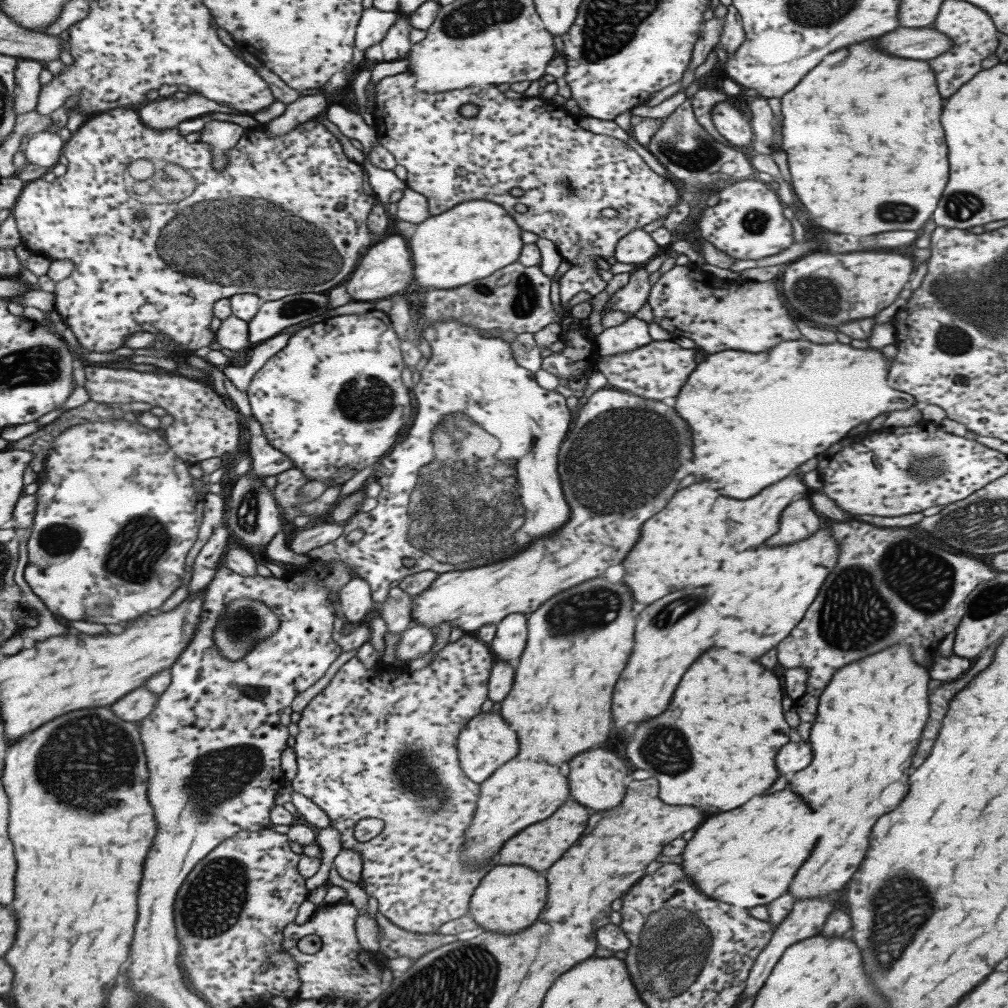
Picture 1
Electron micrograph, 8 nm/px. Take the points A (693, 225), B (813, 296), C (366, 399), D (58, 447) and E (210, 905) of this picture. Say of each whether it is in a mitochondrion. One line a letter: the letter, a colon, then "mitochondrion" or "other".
A: other
B: mitochondrion
C: mitochondrion
D: other
E: mitochondrion

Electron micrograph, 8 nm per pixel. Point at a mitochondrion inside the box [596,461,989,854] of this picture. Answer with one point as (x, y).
(912, 571)

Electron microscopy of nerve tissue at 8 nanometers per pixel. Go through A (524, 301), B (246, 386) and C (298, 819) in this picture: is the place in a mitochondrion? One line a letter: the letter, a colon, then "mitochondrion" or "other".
A: mitochondrion
B: other
C: other

